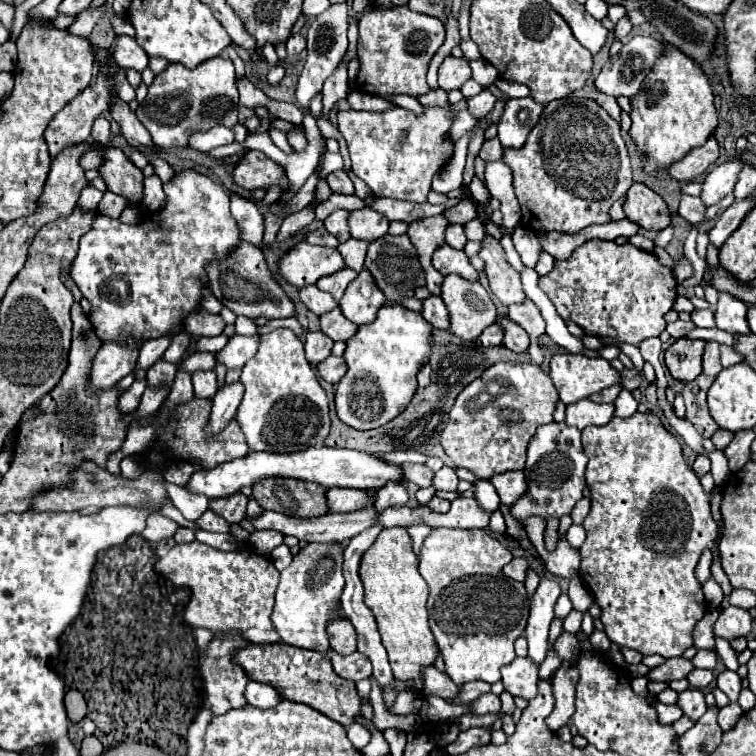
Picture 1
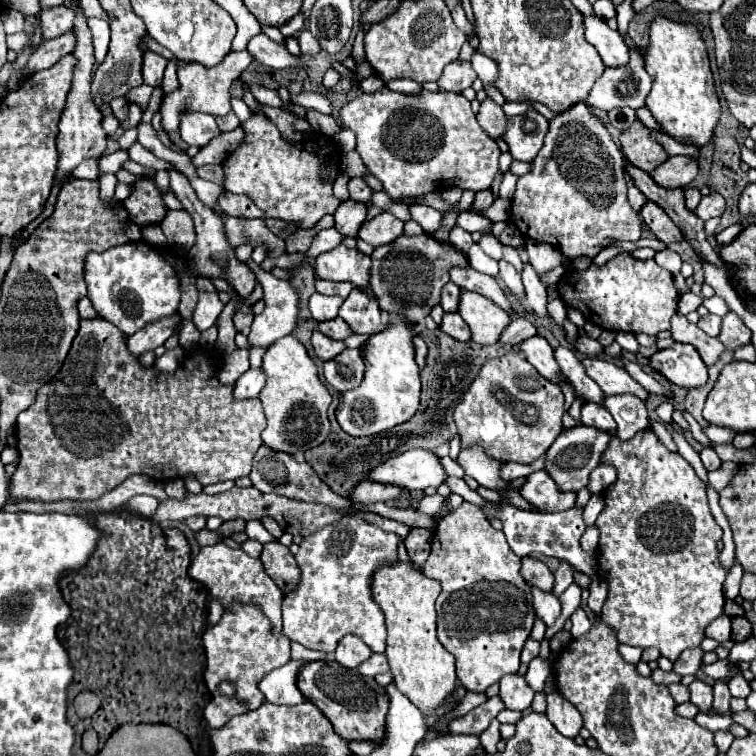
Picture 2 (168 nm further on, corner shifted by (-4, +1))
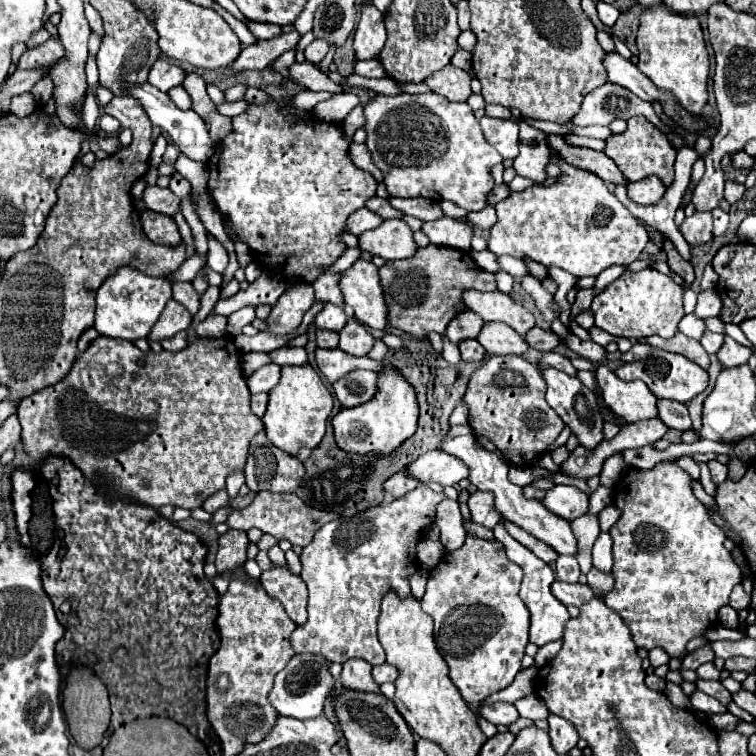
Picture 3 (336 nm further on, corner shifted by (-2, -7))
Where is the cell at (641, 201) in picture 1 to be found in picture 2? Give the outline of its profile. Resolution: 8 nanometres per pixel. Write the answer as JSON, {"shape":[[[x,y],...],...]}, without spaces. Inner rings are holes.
{"shape":[[[647,201],[641,209],[641,217],[645,221],[645,225],[655,233],[657,239],[661,239],[663,243],[675,243],[675,241],[681,241],[683,235],[679,231],[679,227],[667,217],[667,213],[655,205],[653,201]]]}

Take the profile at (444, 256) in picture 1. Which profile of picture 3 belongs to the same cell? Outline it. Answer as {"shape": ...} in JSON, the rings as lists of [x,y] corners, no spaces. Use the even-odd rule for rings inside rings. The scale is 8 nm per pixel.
{"shape":[[[499,291],[495,293],[463,293],[471,311],[479,313],[485,321],[501,321],[513,327],[521,337],[527,335],[531,327],[535,327],[535,317],[521,303],[513,301],[509,295]]]}

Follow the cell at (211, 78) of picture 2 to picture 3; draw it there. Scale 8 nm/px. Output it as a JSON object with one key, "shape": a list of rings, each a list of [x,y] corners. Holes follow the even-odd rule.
{"shape":[[[279,33],[271,39],[255,41],[253,45],[245,47],[231,69],[265,69],[273,59],[277,59],[285,51],[293,51],[301,39],[301,33]]]}

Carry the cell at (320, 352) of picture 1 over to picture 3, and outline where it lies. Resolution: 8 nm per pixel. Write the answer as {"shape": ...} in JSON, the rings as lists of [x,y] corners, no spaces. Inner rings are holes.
{"shape":[[[317,349],[315,357],[321,373],[325,375],[329,383],[335,383],[337,379],[341,379],[343,375],[355,369],[369,369],[375,373],[383,369],[381,361],[373,361],[369,357],[351,357],[349,353],[343,353],[341,349]]]}

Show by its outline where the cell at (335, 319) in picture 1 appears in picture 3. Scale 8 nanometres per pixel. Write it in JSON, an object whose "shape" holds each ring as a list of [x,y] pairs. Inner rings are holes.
{"shape":[[[317,331],[317,347],[335,349],[339,345],[339,335],[335,331]]]}

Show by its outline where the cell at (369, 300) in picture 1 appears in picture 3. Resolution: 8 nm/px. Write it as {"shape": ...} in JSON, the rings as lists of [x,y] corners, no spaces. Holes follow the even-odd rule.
{"shape":[[[353,317],[347,321],[347,325],[341,331],[341,341],[339,341],[339,349],[343,349],[349,355],[355,357],[365,357],[371,347],[373,347],[373,337],[367,333],[365,325],[361,325],[359,321],[355,321]]]}

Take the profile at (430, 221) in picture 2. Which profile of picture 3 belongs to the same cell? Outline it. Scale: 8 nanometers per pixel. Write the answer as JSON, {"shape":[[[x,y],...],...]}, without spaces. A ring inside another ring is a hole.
{"shape":[[[441,217],[429,223],[423,223],[423,233],[431,237],[435,245],[441,247],[451,247],[459,251],[469,251],[471,249],[471,237],[473,237],[473,227],[469,223]]]}

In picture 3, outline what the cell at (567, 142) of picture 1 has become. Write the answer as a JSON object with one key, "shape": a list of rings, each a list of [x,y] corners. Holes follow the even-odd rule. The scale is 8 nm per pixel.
{"shape":[[[553,153],[551,161],[559,163],[565,171],[557,177],[555,185],[531,185],[495,205],[497,223],[491,227],[487,249],[495,255],[511,255],[543,263],[545,267],[559,267],[575,277],[597,277],[611,265],[629,265],[639,259],[649,241],[645,225],[623,207],[603,179],[563,165]]]}

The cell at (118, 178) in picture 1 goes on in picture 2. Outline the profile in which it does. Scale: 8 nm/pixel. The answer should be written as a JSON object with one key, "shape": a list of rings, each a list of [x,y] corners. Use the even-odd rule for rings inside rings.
{"shape":[[[141,177],[131,183],[131,195],[123,201],[123,207],[129,213],[129,219],[139,227],[161,223],[167,213],[167,207],[161,199],[161,191],[153,181]]]}

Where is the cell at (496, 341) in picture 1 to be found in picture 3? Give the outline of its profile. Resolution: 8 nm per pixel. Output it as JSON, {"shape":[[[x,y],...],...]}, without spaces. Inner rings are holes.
{"shape":[[[533,327],[533,329],[527,333],[525,341],[527,341],[531,347],[539,349],[539,351],[555,351],[555,349],[559,347],[559,343],[561,343],[561,337],[557,337],[553,331],[543,331],[541,327]]]}

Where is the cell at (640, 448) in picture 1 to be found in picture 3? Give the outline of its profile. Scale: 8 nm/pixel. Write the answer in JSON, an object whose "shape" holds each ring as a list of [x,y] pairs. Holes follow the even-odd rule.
{"shape":[[[659,463],[643,471],[627,471],[615,493],[615,505],[623,511],[611,527],[613,537],[613,577],[615,589],[605,597],[605,605],[617,611],[629,625],[637,647],[663,647],[669,657],[683,657],[689,639],[701,635],[717,619],[717,611],[729,603],[731,589],[741,583],[741,569],[725,549],[725,533],[709,519],[705,505],[691,491],[691,477],[677,463]]]}

